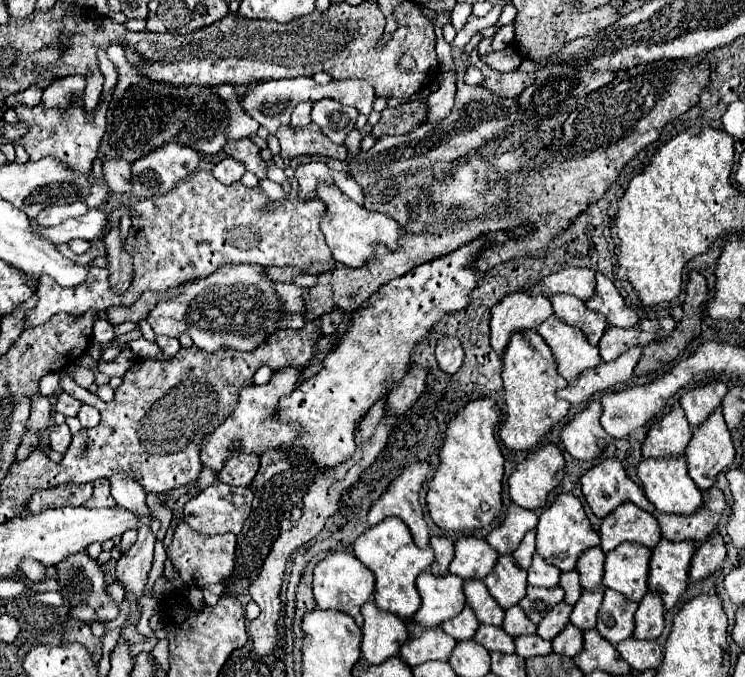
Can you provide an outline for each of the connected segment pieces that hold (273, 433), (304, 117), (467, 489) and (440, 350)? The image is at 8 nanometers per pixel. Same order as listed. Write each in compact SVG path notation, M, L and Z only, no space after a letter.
M283 368L273 374L271 382L265 386L245 386L239 392L239 404L235 412L211 434L203 438L203 448L199 452L203 468L211 468L213 472L219 472L221 466L229 460L231 450L239 452L253 452L253 454L263 454L267 450L279 448L281 444L291 444L299 432L291 424L281 424L281 420L275 416L277 412L277 402L281 396L289 394L291 390L297 388L299 384L299 370L297 368Z
M301 102L295 106L293 114L291 114L291 124L293 126L305 126L311 122L311 102Z
M491 398L467 402L447 424L439 452L439 468L429 482L427 508L431 520L443 530L479 530L489 526L501 512L503 454L495 440L495 424L501 410Z
M441 336L437 340L437 348L435 348L435 356L439 362L439 368L447 374L455 374L461 364L463 364L463 348L461 342L455 336Z

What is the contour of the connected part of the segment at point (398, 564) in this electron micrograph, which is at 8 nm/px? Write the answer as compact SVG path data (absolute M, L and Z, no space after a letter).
M387 518L367 528L353 542L353 550L355 550L355 556L375 574L375 592L373 592L375 606L379 610L393 612L403 620L411 618L421 606L421 596L417 592L415 578L433 562L433 552L429 550L429 546L427 548L415 546L405 522L399 518Z

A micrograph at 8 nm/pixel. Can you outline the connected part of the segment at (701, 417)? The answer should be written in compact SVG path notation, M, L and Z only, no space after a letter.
M719 380L719 382L713 382L713 384L705 384L705 386L697 386L693 390L687 390L683 396L681 396L681 406L685 410L685 416L689 420L689 424L695 428L699 424L703 424L709 414L721 406L721 400L727 392L727 382Z

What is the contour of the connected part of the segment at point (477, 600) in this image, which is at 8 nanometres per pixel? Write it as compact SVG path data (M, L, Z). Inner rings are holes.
M471 580L471 582L465 582L465 598L467 598L467 604L473 608L475 616L479 618L481 624L495 624L495 626L501 626L503 622L503 608L491 598L487 586L483 580Z

